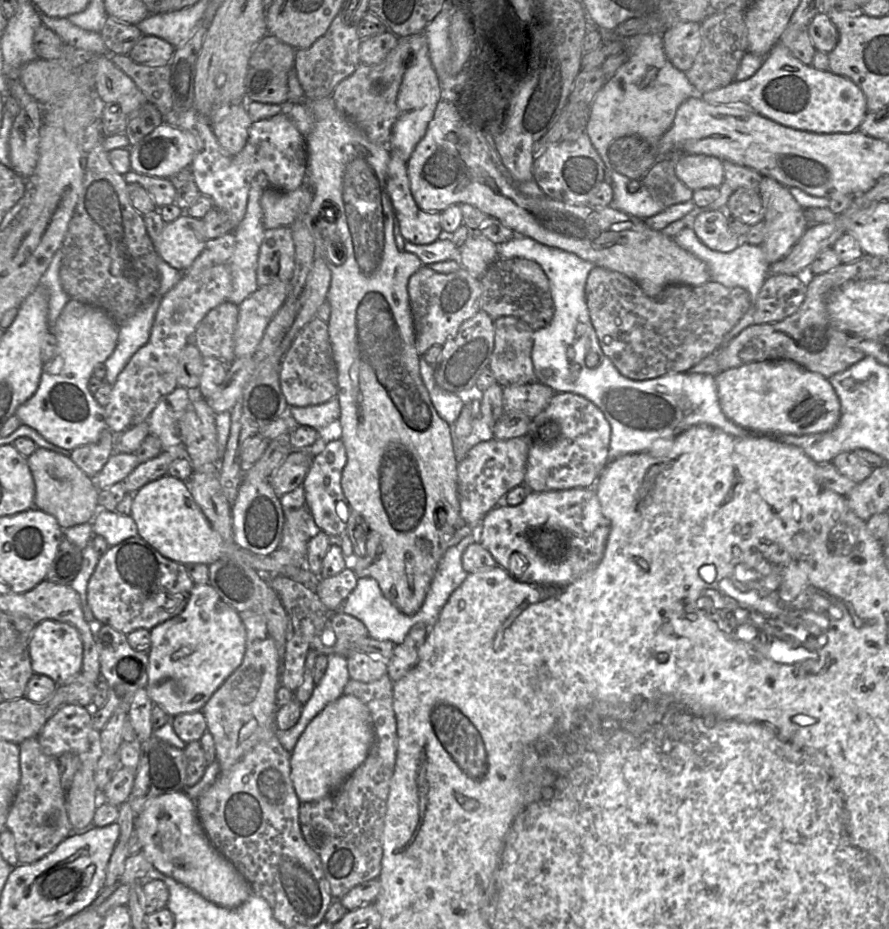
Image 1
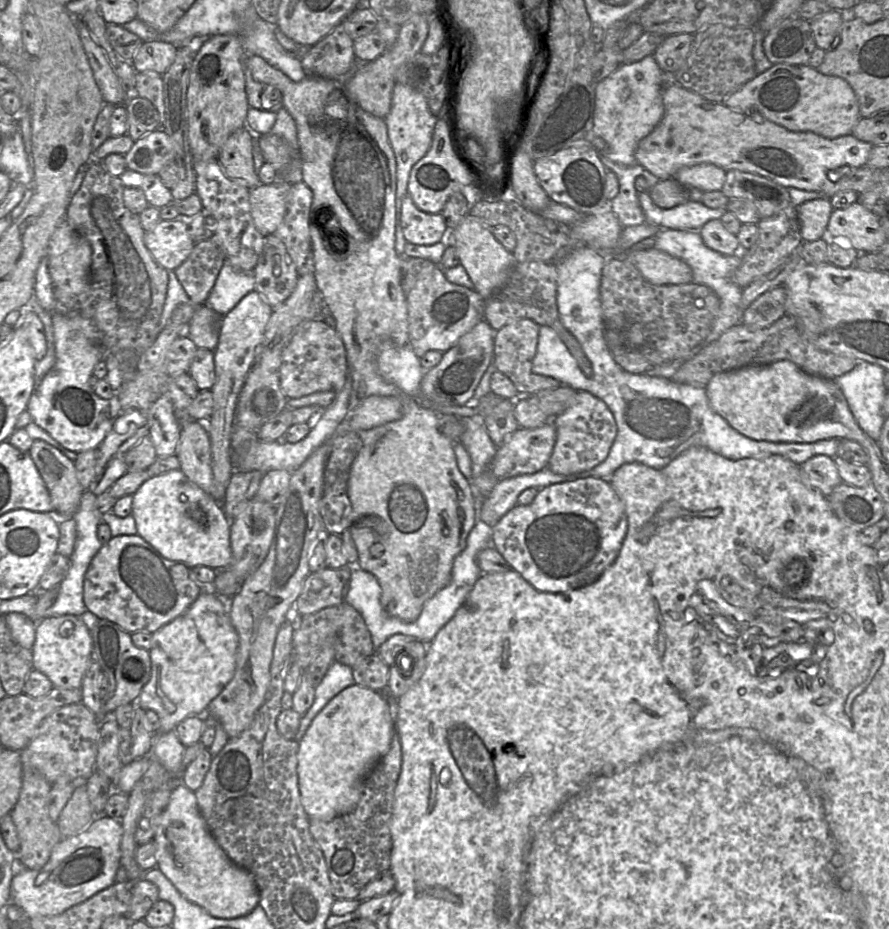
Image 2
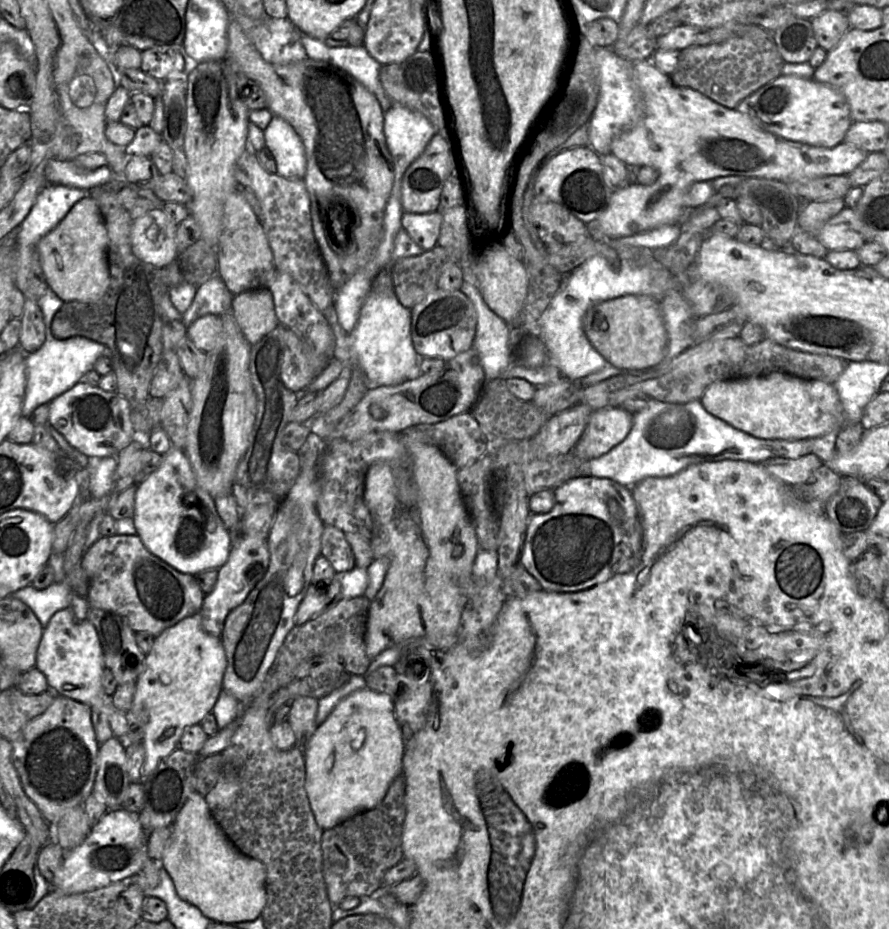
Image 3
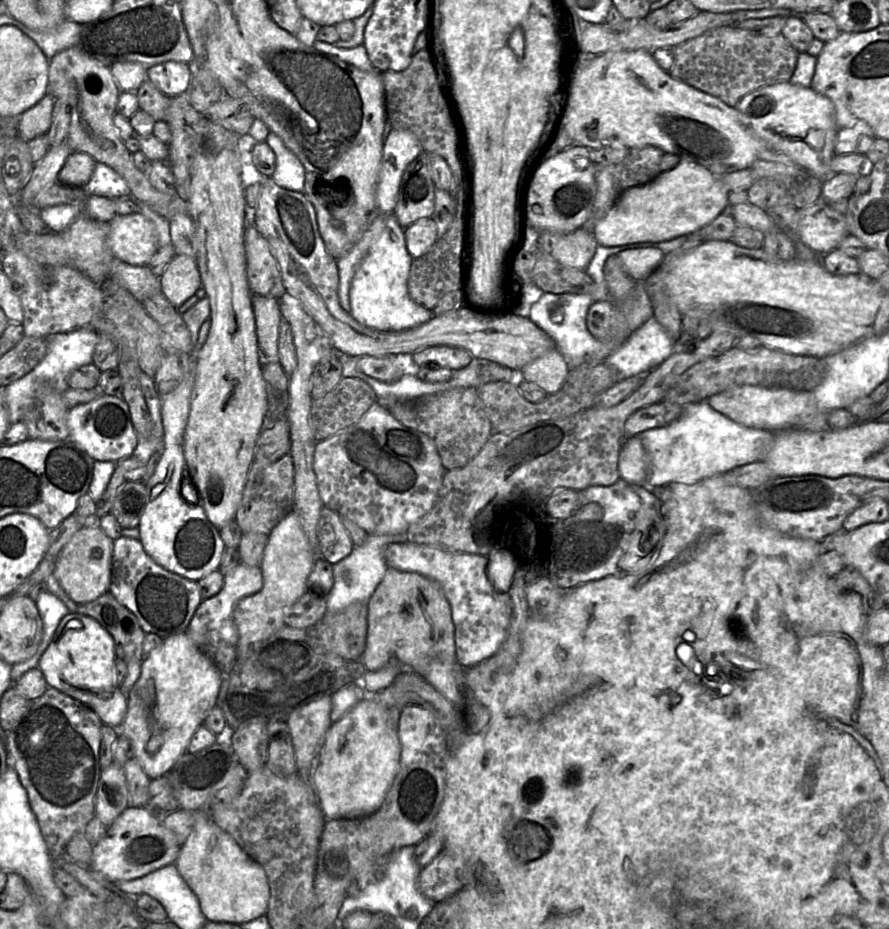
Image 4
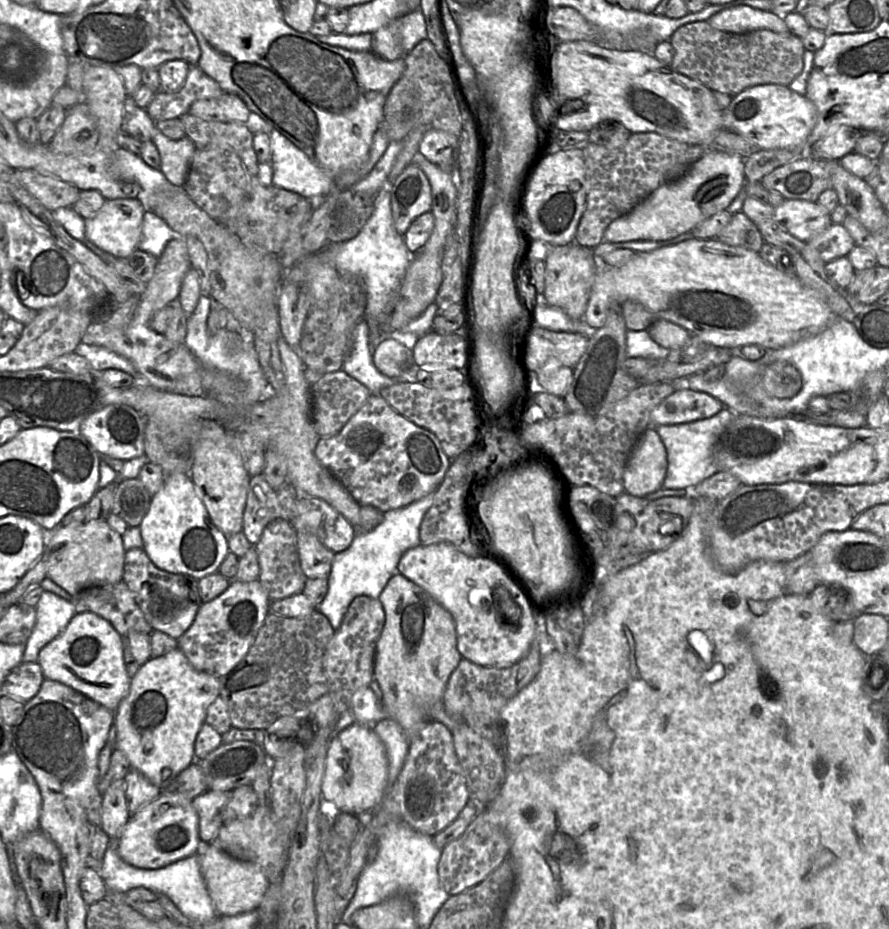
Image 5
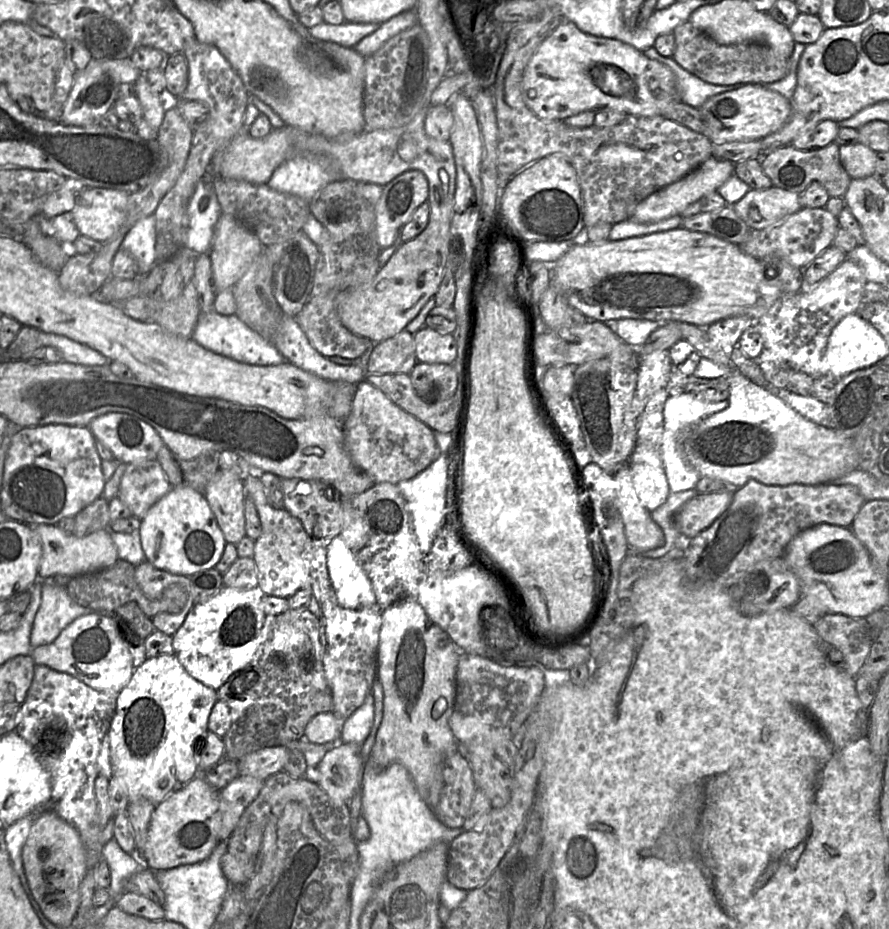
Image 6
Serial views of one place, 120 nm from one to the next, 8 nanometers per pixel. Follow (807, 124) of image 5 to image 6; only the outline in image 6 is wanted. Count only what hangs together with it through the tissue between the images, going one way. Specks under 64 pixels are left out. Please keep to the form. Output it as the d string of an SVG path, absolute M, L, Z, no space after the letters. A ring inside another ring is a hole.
M745 84L708 98L699 108L706 124L706 137L713 145L753 141L777 132L790 118L792 100L764 85Z

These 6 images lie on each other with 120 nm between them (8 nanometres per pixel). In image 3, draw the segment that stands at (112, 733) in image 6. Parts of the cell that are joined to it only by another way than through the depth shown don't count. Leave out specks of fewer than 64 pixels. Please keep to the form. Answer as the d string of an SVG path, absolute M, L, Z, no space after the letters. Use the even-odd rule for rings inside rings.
M199 612L188 616L177 624L154 636L151 650L146 654L144 670L136 681L136 688L129 715L129 725L138 723L144 728L143 744L145 760L141 768L140 783L156 769L159 762L178 748L184 730L202 722L212 712L223 689L223 678L227 667L227 658L221 637L215 637L204 631Z

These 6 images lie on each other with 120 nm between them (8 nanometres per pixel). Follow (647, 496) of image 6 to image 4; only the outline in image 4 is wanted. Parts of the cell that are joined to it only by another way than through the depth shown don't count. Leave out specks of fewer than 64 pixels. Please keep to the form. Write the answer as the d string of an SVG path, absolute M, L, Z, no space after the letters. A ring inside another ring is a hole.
M639 435L627 437L618 458L618 471L623 480L644 486L648 480L650 465Z

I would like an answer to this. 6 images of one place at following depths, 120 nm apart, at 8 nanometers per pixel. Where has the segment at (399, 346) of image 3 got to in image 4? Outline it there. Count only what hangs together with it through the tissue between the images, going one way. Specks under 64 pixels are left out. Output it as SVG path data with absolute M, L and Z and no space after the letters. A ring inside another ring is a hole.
M394 213L384 218L384 227L359 264L350 288L350 313L361 324L377 330L400 331L416 327L433 316L433 310L414 302L407 288L408 276L413 261L404 237L404 228Z

